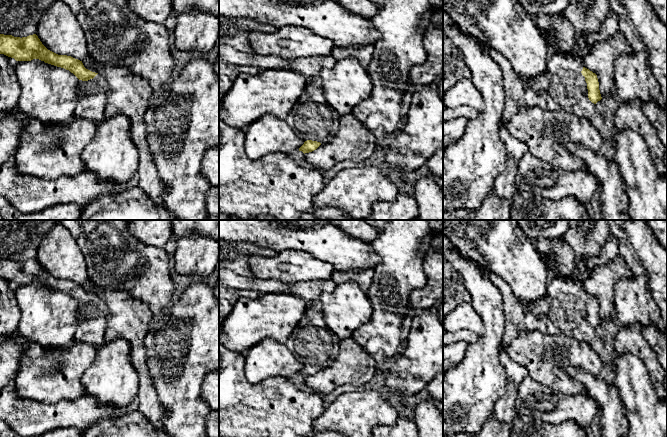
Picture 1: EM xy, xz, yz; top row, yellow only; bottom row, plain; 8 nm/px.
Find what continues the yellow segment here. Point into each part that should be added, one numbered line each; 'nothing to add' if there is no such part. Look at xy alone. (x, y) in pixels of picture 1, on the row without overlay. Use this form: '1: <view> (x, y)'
1: xy (92, 318)

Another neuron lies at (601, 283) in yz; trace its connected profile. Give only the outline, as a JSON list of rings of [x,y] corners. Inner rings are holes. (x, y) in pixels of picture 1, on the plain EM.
[[[617,255],[610,263],[594,270],[585,280],[584,291],[597,299],[602,322],[614,314],[613,295],[616,282],[621,278],[633,277],[625,259]]]

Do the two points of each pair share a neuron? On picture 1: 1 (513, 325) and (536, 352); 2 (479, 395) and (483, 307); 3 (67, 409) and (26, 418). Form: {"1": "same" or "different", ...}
{"1": "different", "2": "same", "3": "same"}

